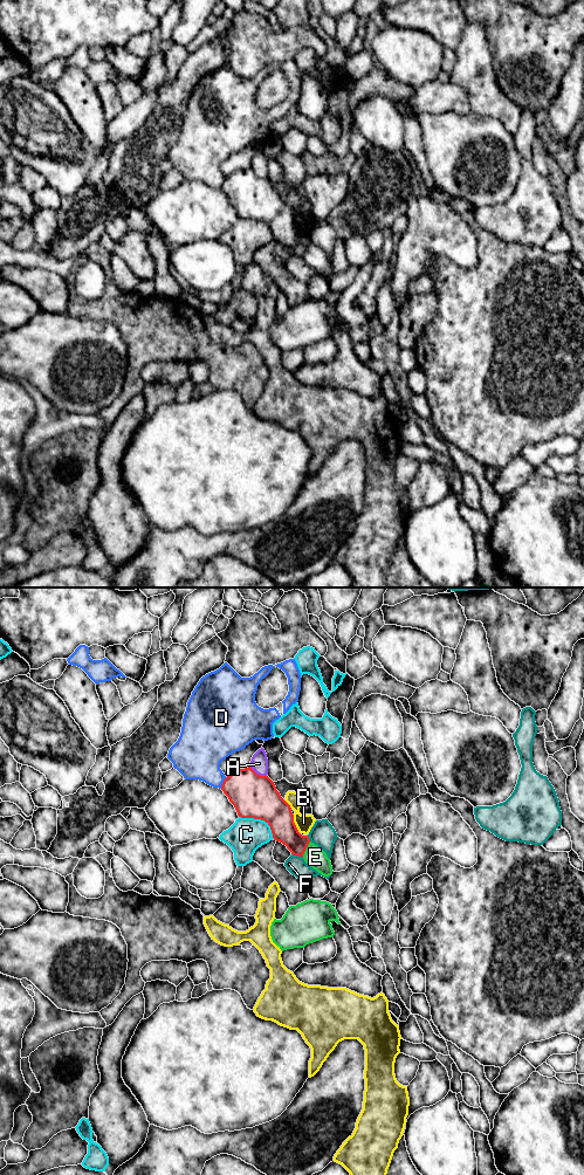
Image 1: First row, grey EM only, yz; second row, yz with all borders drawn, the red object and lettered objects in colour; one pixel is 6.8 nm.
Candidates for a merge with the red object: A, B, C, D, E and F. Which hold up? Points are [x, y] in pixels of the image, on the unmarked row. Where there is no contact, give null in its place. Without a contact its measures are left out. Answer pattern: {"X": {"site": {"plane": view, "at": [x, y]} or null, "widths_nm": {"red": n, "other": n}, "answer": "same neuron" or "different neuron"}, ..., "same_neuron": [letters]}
{"A": {"site": {"plane": "yz", "at": [256, 174]}, "widths_nm": {"red": 300, "other": 120}, "answer": "different neuron"}, "B": {"site": {"plane": "yz", "at": [294, 225]}, "widths_nm": {"red": 240, "other": 120}, "answer": "different neuron"}, "C": {"site": {"plane": "yz", "at": [260, 219]}, "widths_nm": {"red": 300, "other": 240}, "answer": "different neuron"}, "D": {"site": {"plane": "yz", "at": [222, 184]}, "widths_nm": {"red": 300, "other": 320}, "answer": "different neuron"}, "E": {"site": {"plane": "yz", "at": [306, 249]}, "widths_nm": {"red": 170, "other": 150}, "answer": "different neuron"}, "F": {"site": {"plane": "yz", "at": [297, 255]}, "widths_nm": {"red": 170, "other": 130}, "answer": "different neuron"}, "same_neuron": []}

